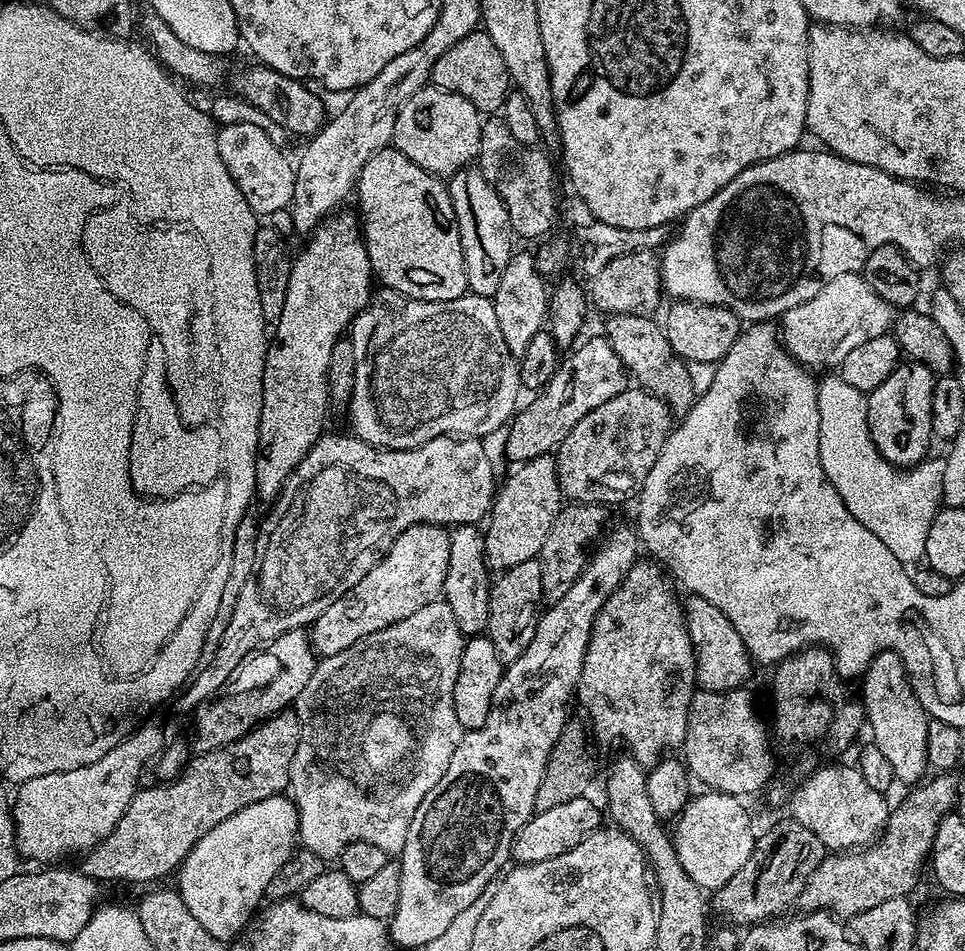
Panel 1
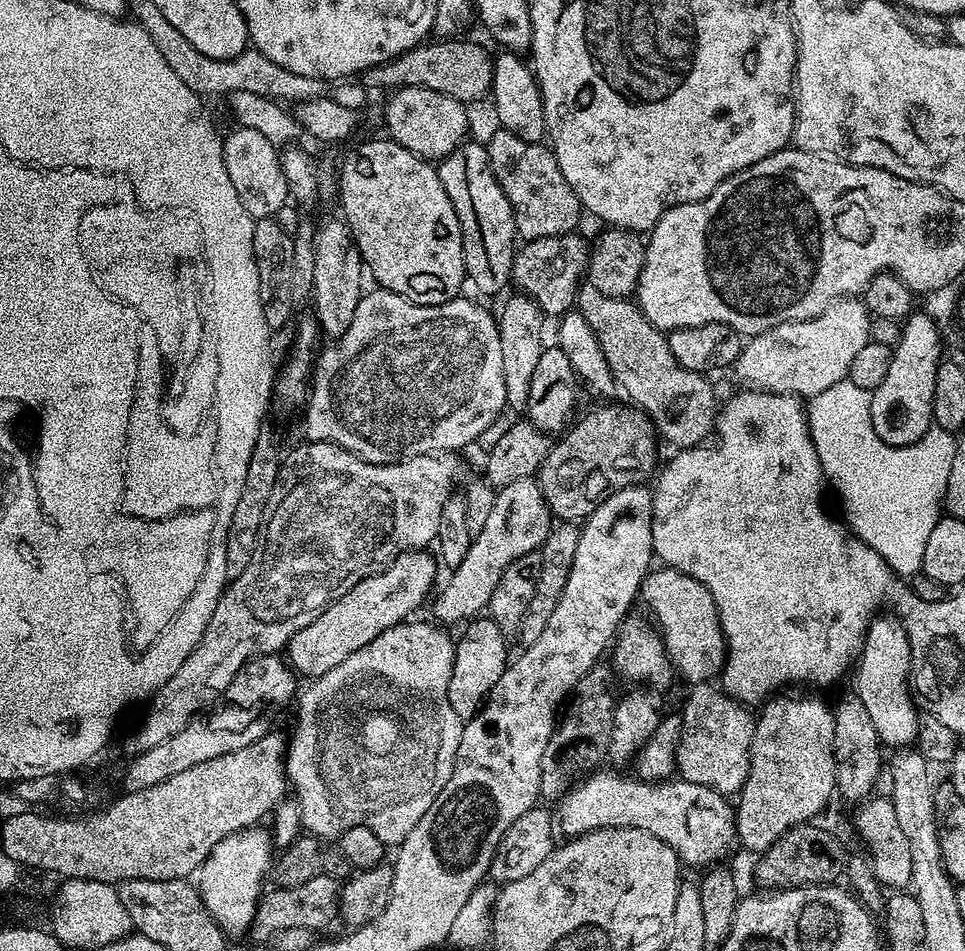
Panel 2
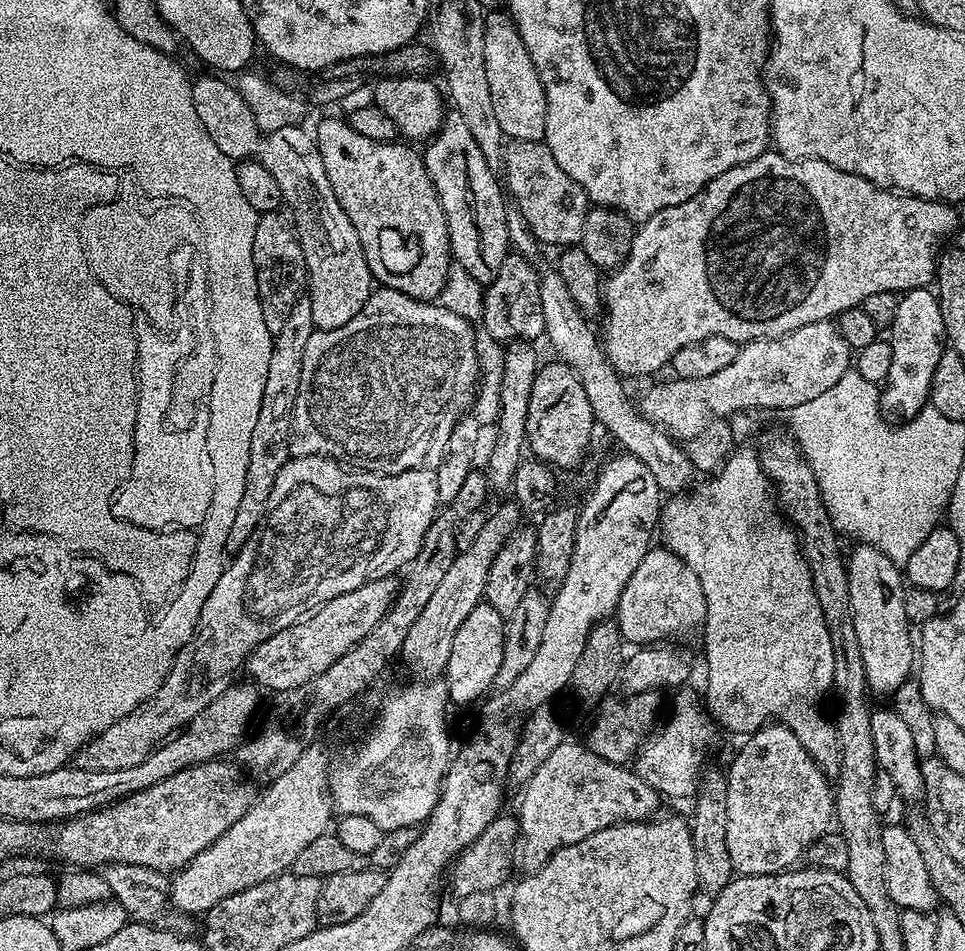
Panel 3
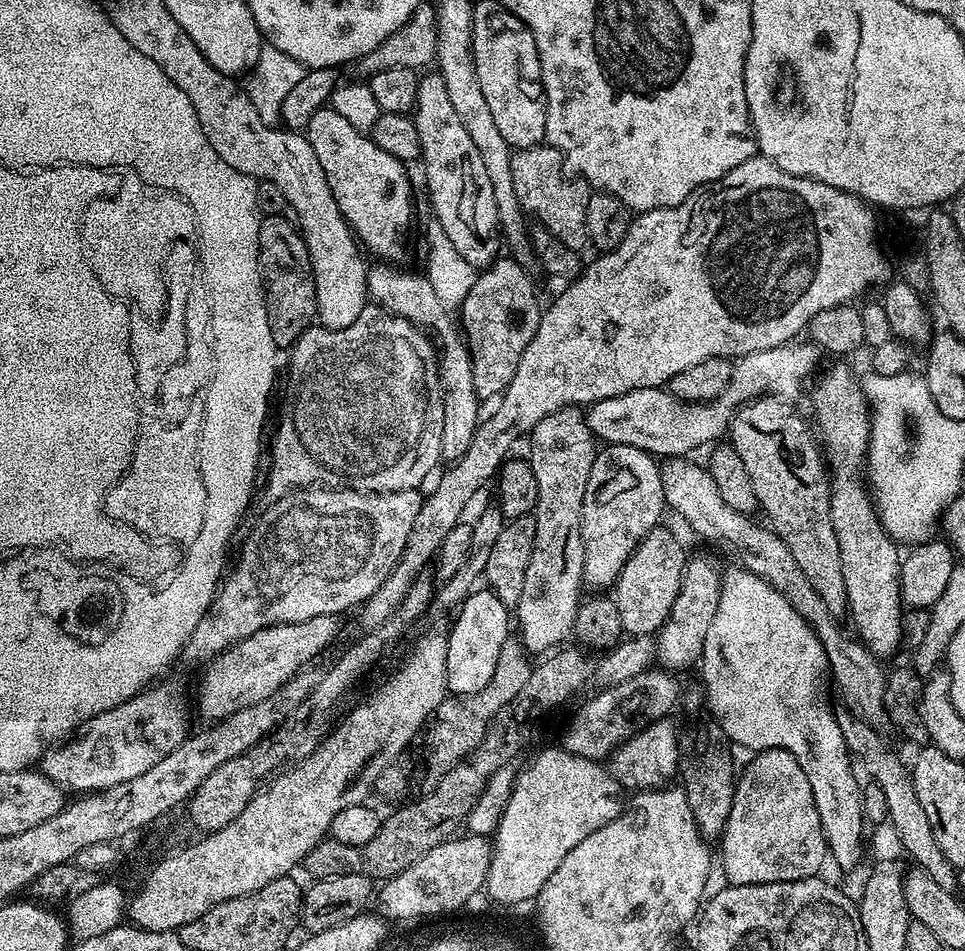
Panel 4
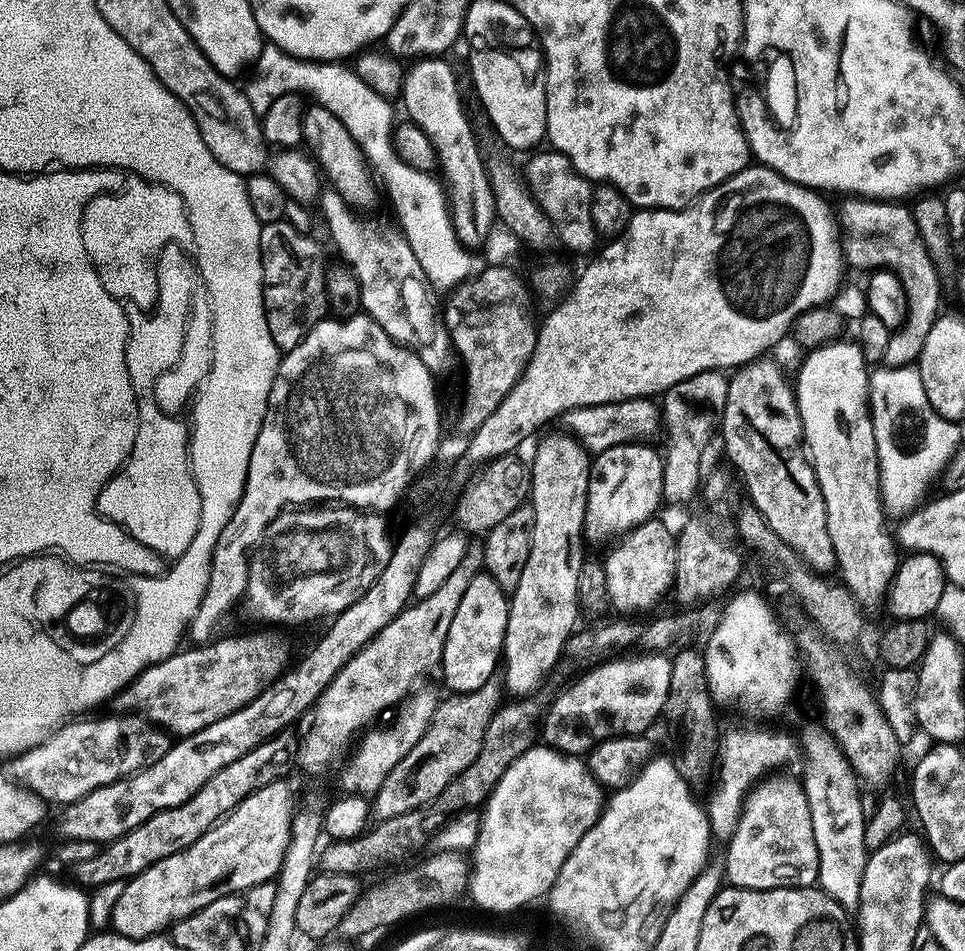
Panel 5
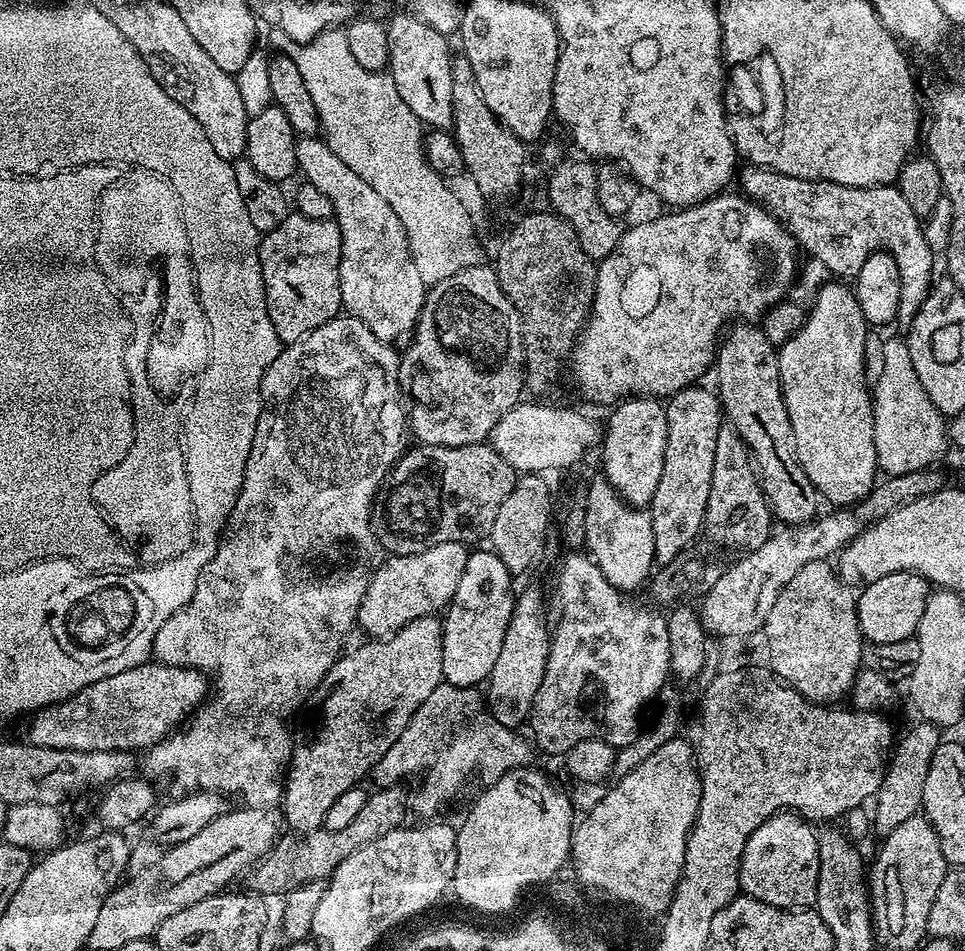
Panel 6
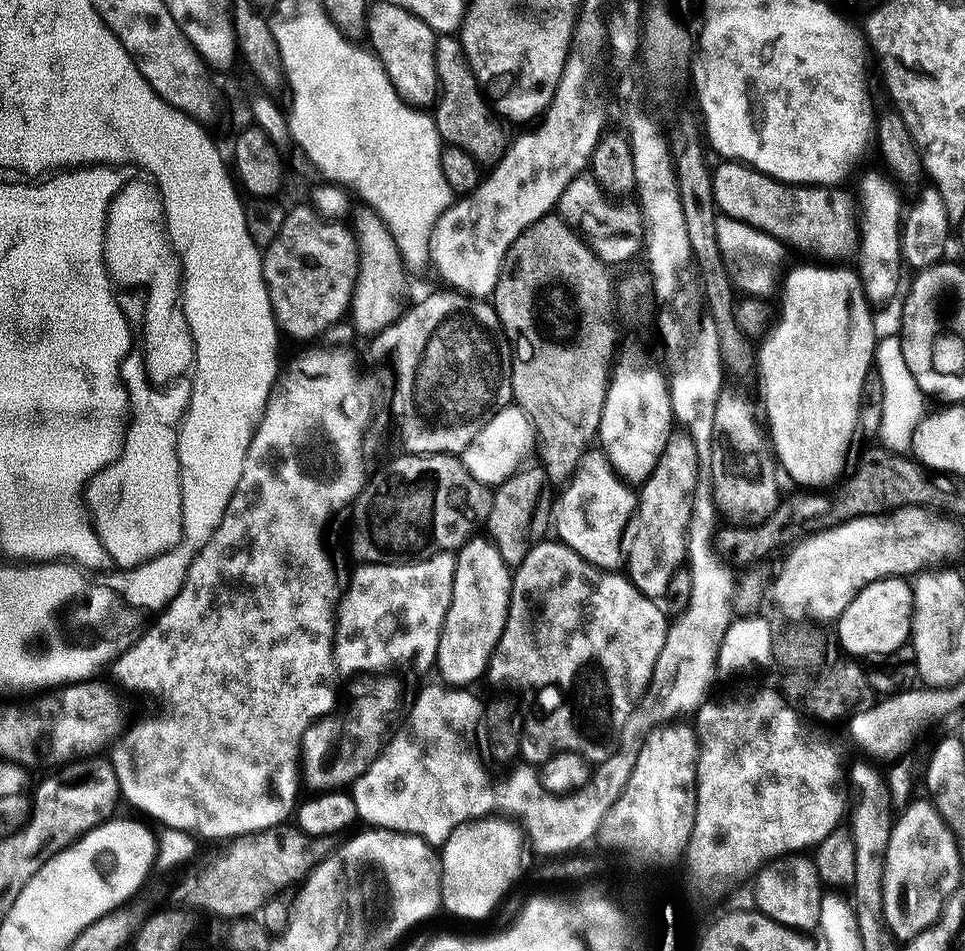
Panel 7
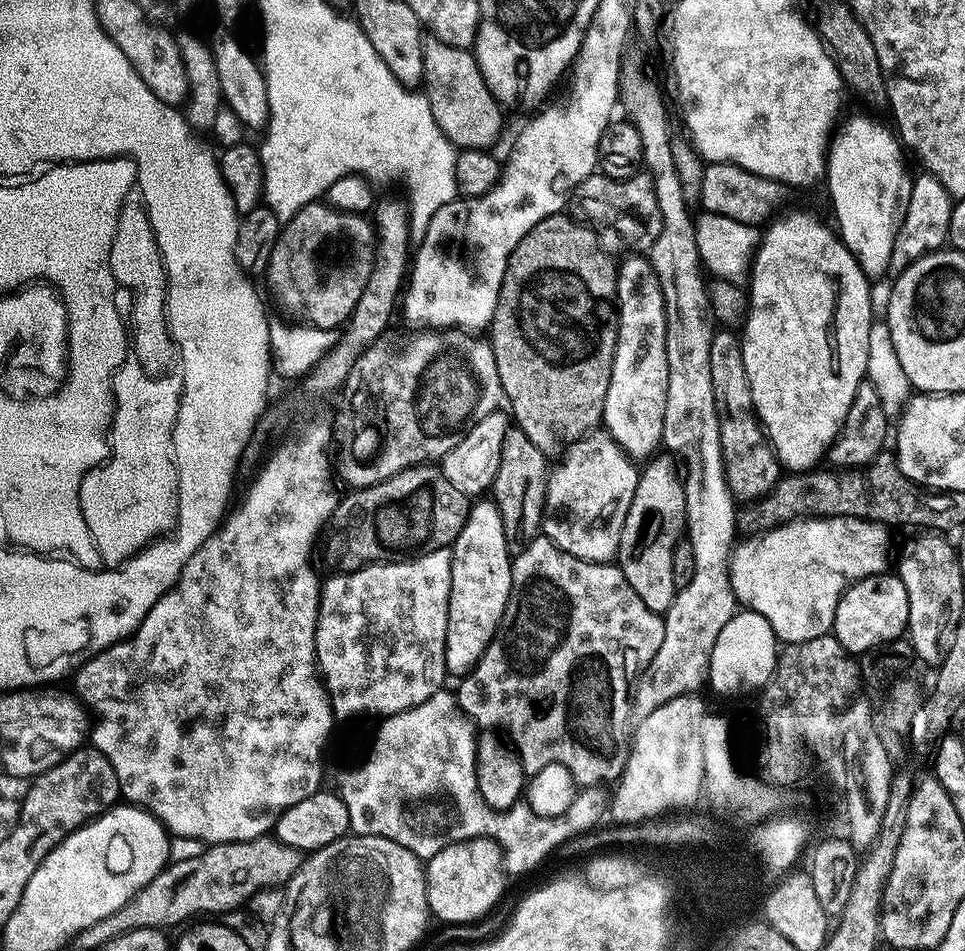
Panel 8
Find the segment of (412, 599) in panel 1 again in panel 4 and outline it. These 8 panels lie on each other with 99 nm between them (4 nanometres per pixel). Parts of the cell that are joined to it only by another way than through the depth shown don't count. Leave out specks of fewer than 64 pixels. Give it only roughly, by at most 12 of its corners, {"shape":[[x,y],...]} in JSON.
{"shape":[[337,617],[275,624],[203,665],[205,721],[262,702],[332,644]]}

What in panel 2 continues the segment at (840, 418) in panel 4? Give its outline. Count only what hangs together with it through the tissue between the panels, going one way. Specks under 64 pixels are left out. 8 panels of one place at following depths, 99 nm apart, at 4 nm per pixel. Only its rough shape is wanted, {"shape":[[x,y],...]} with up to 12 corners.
{"shape":[[895,615],[864,636],[854,694],[881,745],[915,745],[912,651]]}

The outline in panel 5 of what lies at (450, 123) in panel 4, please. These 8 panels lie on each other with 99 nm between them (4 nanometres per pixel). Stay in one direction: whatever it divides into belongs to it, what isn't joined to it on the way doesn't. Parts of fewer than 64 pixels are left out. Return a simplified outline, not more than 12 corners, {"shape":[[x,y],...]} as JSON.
{"shape":[[444,58],[404,73],[407,119],[434,142],[456,237],[497,219],[476,132]]}

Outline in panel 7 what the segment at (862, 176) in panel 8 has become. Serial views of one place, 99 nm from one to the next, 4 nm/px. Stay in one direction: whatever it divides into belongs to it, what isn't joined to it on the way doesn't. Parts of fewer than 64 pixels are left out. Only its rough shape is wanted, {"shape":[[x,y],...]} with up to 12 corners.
{"shape":[[860,180],[858,275],[869,305],[901,291],[897,185]]}

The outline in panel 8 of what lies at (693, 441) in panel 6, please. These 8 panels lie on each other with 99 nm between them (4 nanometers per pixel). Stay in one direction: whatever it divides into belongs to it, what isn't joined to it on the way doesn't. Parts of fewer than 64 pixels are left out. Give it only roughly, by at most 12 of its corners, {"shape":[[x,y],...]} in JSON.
{"shape":[[653,455],[622,526],[618,567],[663,614],[686,532],[677,457]]}

